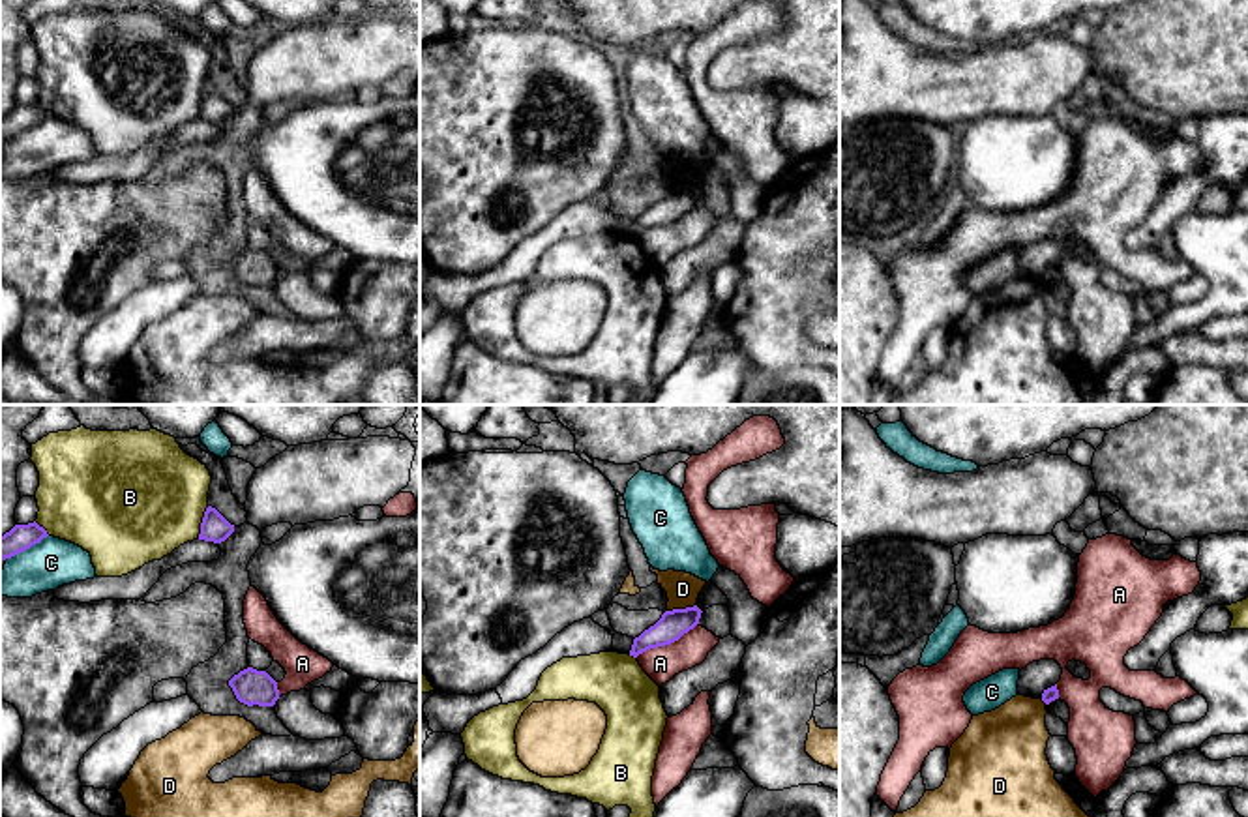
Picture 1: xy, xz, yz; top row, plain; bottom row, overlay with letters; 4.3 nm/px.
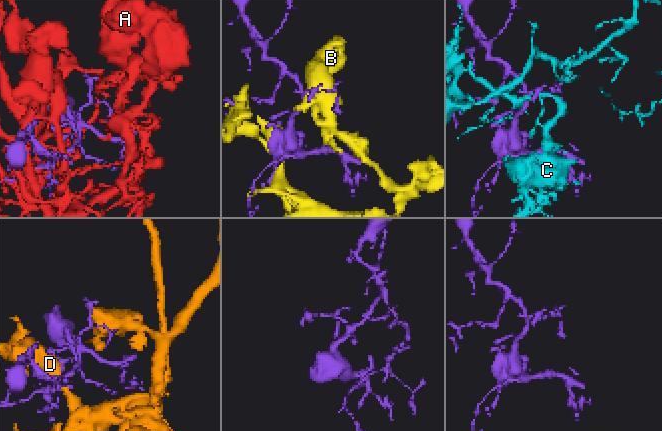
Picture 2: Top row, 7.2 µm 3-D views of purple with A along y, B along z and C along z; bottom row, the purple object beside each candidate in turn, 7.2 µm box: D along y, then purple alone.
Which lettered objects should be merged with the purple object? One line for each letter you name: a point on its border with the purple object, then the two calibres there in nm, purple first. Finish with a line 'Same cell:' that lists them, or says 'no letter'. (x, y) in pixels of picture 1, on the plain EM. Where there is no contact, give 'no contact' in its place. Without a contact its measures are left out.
Same cell: no letter

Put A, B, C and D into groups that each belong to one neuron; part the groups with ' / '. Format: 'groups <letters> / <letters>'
groups A / B / C / D

